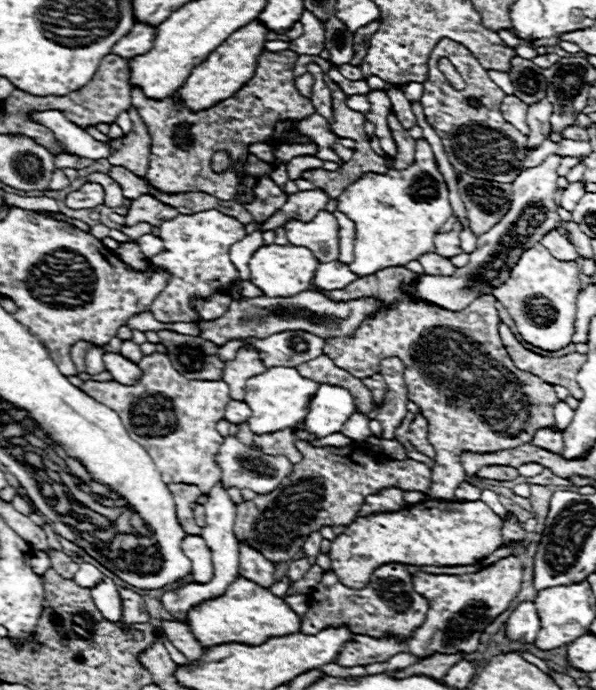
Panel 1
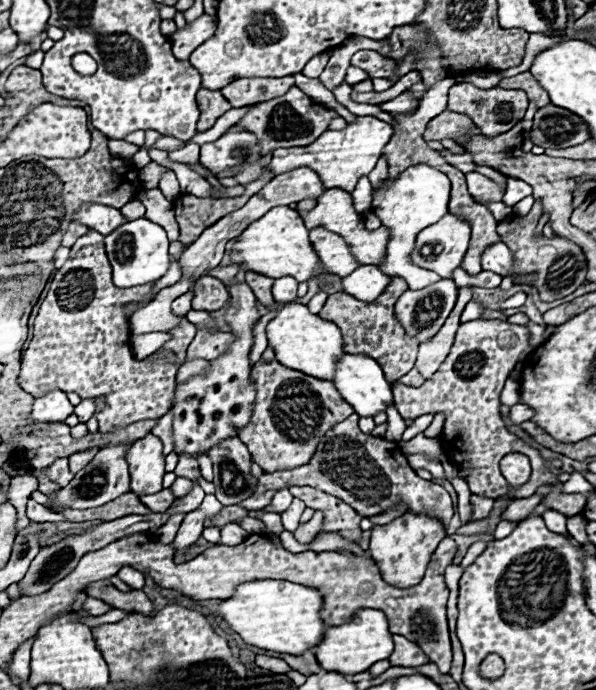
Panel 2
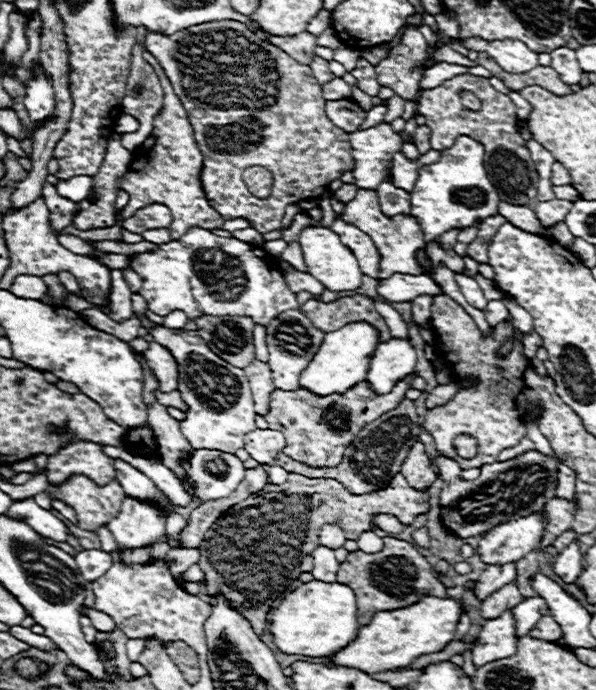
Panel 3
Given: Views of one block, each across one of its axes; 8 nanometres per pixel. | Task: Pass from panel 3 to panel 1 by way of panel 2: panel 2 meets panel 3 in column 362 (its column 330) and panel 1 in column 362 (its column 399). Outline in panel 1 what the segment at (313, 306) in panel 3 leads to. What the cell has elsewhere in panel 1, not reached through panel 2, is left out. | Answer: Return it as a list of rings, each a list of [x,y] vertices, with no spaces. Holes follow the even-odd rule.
[[[392,266],[392,270],[380,270],[368,278],[358,278],[342,290],[322,290],[320,294],[328,294],[334,302],[376,298],[384,306],[384,310],[368,318],[352,338],[324,338],[324,354],[360,380],[378,374],[378,362],[382,358],[398,356],[404,362],[408,398],[418,404],[420,414],[428,420],[428,438],[436,450],[434,498],[452,500],[456,486],[464,482],[464,468],[460,462],[462,450],[480,454],[512,450],[512,446],[532,442],[536,430],[544,426],[560,432],[554,422],[554,406],[560,400],[552,384],[518,370],[506,354],[498,334],[502,320],[494,308],[496,298],[492,294],[482,294],[472,306],[450,312],[440,310],[440,306],[430,306],[430,302],[412,302],[408,294],[400,294],[400,282],[412,282],[412,278],[420,278],[420,274],[404,266]],[[472,354],[484,354],[488,358],[488,362],[476,366],[476,374],[472,372]],[[462,376],[480,376],[476,392],[462,386]]]

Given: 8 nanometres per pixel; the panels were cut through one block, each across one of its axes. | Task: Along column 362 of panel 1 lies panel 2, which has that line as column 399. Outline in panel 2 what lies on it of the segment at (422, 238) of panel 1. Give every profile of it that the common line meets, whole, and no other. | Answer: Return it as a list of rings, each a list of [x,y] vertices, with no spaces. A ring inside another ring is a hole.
[[[410,166],[390,186],[374,192],[372,212],[390,230],[386,258],[378,266],[382,266],[384,274],[402,276],[408,282],[410,290],[420,290],[420,288],[440,280],[440,276],[436,272],[430,272],[426,268],[418,268],[410,260],[410,254],[414,250],[414,242],[416,242],[418,232],[422,232],[430,224],[438,222],[448,212],[448,198],[450,198],[450,182],[446,180],[444,174],[430,170],[428,166]]]

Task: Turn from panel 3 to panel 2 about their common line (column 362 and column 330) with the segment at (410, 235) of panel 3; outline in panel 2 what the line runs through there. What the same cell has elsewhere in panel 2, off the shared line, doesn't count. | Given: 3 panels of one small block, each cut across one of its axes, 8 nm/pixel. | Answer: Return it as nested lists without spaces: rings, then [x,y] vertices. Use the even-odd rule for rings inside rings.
[[[326,190],[320,198],[318,198],[318,206],[310,212],[300,212],[304,224],[308,228],[314,226],[322,226],[326,230],[334,230],[334,234],[346,238],[346,244],[350,246],[350,252],[354,254],[354,258],[358,258],[358,262],[362,264],[378,264],[384,260],[386,254],[386,244],[388,244],[388,230],[384,226],[380,226],[374,232],[368,232],[364,228],[364,218],[354,212],[352,208],[352,198],[350,194],[346,194],[346,190]]]

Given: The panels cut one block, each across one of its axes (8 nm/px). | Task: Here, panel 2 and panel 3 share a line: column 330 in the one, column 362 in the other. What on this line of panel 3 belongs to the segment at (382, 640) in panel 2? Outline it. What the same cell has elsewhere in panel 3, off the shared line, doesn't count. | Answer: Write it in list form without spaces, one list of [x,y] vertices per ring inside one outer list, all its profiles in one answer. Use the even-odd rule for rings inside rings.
[[[422,598],[408,608],[376,612],[370,624],[360,626],[356,638],[330,656],[330,664],[364,670],[376,674],[382,670],[398,670],[410,666],[418,656],[440,652],[444,644],[454,640],[454,630],[460,616],[460,604],[452,598]]]

